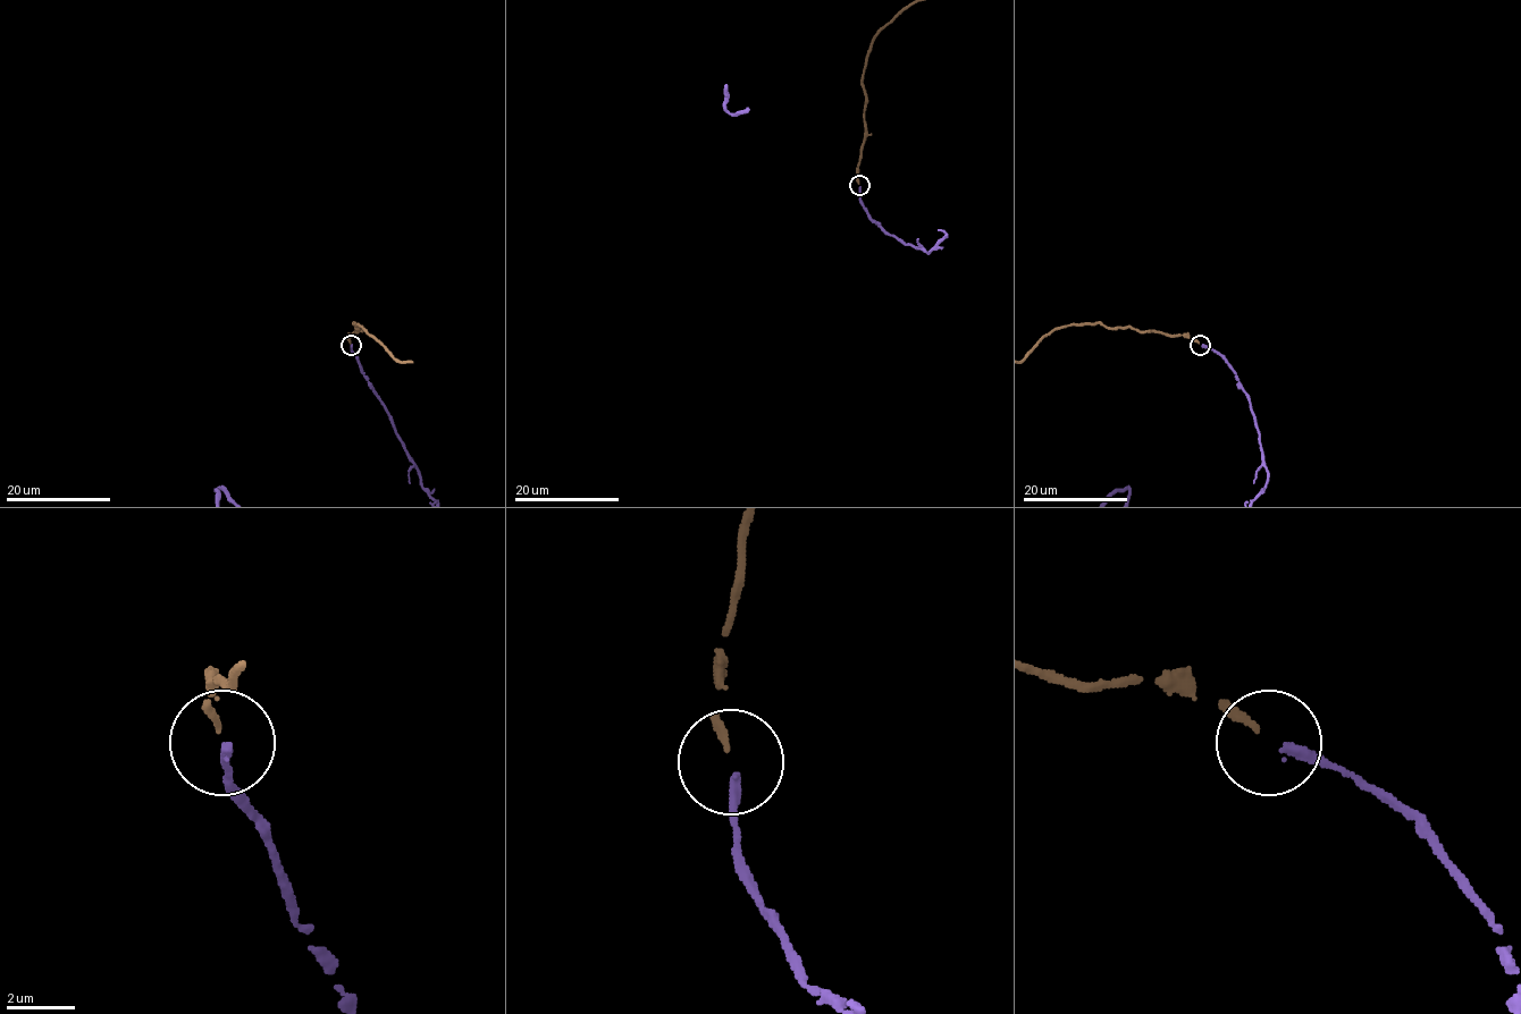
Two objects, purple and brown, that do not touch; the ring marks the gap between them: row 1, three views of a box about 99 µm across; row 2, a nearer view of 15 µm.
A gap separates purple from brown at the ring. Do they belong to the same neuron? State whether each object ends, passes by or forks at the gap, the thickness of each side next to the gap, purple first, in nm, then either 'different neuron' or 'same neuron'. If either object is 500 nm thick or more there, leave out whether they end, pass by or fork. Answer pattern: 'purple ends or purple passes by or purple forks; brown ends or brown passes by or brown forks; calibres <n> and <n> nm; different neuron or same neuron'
purple ends; brown ends; calibres 300 and 200 nm; same neuron

